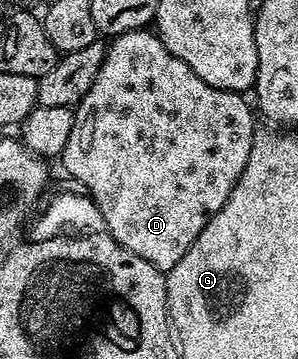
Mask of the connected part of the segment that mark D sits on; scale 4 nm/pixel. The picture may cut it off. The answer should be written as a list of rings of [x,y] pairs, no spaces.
[[[153,30],[129,31],[123,35],[113,36],[109,40],[100,71],[96,73],[96,79],[92,81],[92,87],[88,89],[88,93],[84,93],[84,97],[79,101],[77,107],[73,108],[72,133],[68,137],[68,145],[64,145],[60,162],[66,166],[67,173],[86,190],[83,192],[99,207],[104,215],[108,234],[121,247],[136,253],[136,257],[144,257],[144,261],[156,265],[164,273],[168,272],[176,265],[176,261],[180,261],[180,257],[184,257],[184,253],[188,253],[192,241],[196,241],[196,237],[200,237],[200,229],[204,229],[204,225],[208,225],[210,216],[222,208],[224,201],[234,188],[234,184],[242,175],[244,165],[248,165],[248,157],[256,134],[256,126],[254,127],[256,115],[251,104],[250,107],[246,104],[246,98],[245,94],[237,91],[216,89],[212,85],[200,81],[200,77],[196,77],[196,73],[192,73],[192,69],[188,69],[188,65],[184,65],[184,61],[180,61],[180,57],[173,55],[162,44],[161,39]]]

